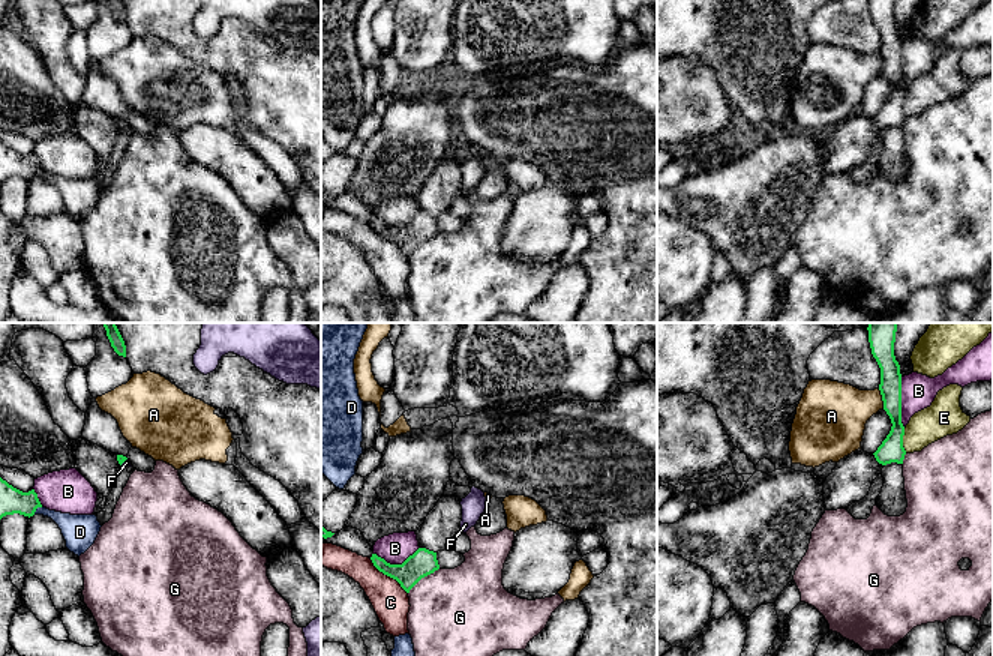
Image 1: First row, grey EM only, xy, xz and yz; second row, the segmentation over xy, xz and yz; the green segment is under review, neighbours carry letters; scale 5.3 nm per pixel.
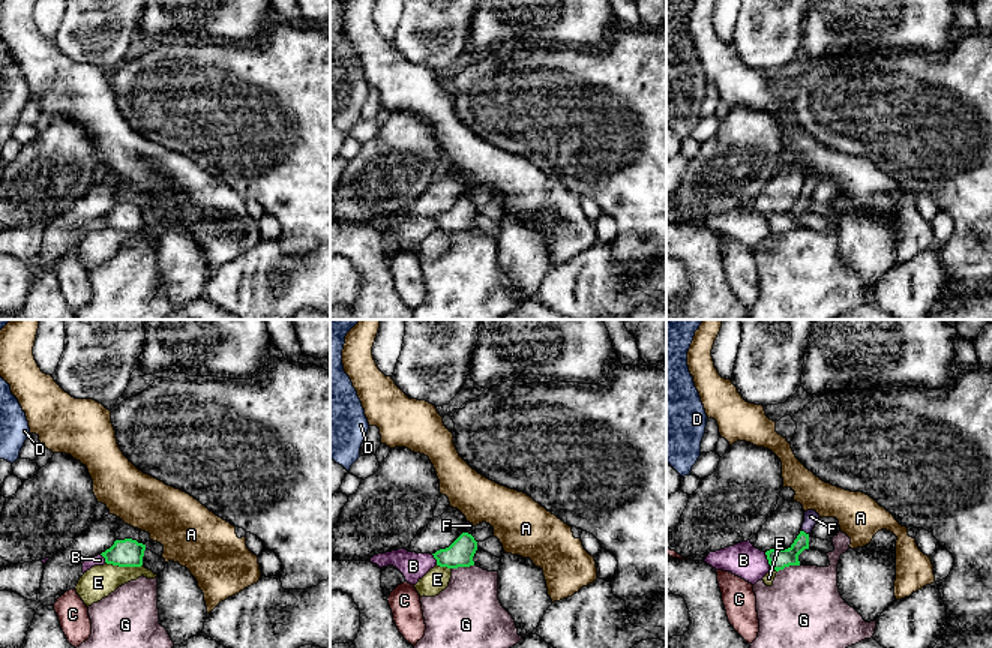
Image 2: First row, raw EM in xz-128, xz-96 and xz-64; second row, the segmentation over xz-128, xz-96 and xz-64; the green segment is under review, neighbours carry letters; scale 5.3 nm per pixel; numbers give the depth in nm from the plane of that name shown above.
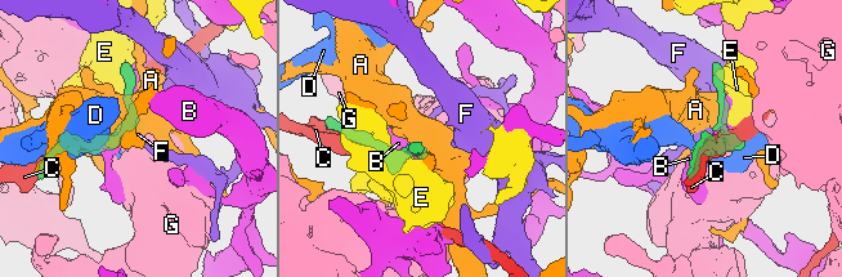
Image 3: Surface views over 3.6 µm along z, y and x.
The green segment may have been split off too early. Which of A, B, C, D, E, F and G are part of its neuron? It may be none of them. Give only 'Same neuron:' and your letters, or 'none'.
Same neuron: F

